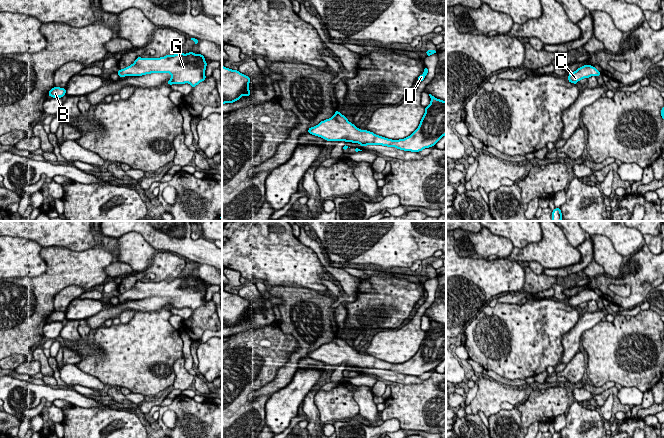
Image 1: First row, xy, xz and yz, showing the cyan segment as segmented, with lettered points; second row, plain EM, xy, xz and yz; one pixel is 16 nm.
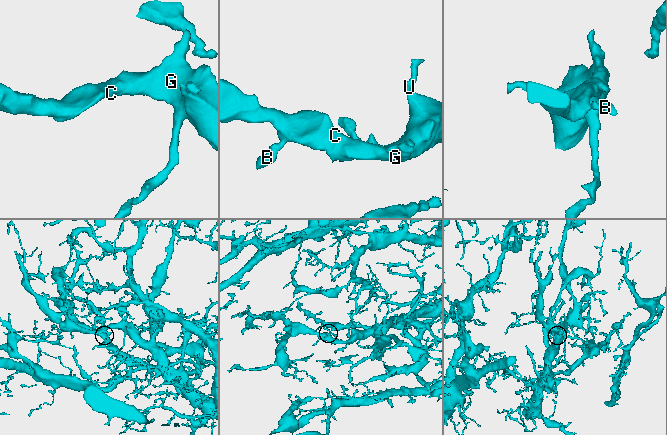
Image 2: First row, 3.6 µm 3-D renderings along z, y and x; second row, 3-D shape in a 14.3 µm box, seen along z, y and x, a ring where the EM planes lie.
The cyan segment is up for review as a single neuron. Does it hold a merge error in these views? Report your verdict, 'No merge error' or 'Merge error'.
No merge error

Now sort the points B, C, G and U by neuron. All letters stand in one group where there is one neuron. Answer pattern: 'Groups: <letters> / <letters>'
Groups: B C G U

